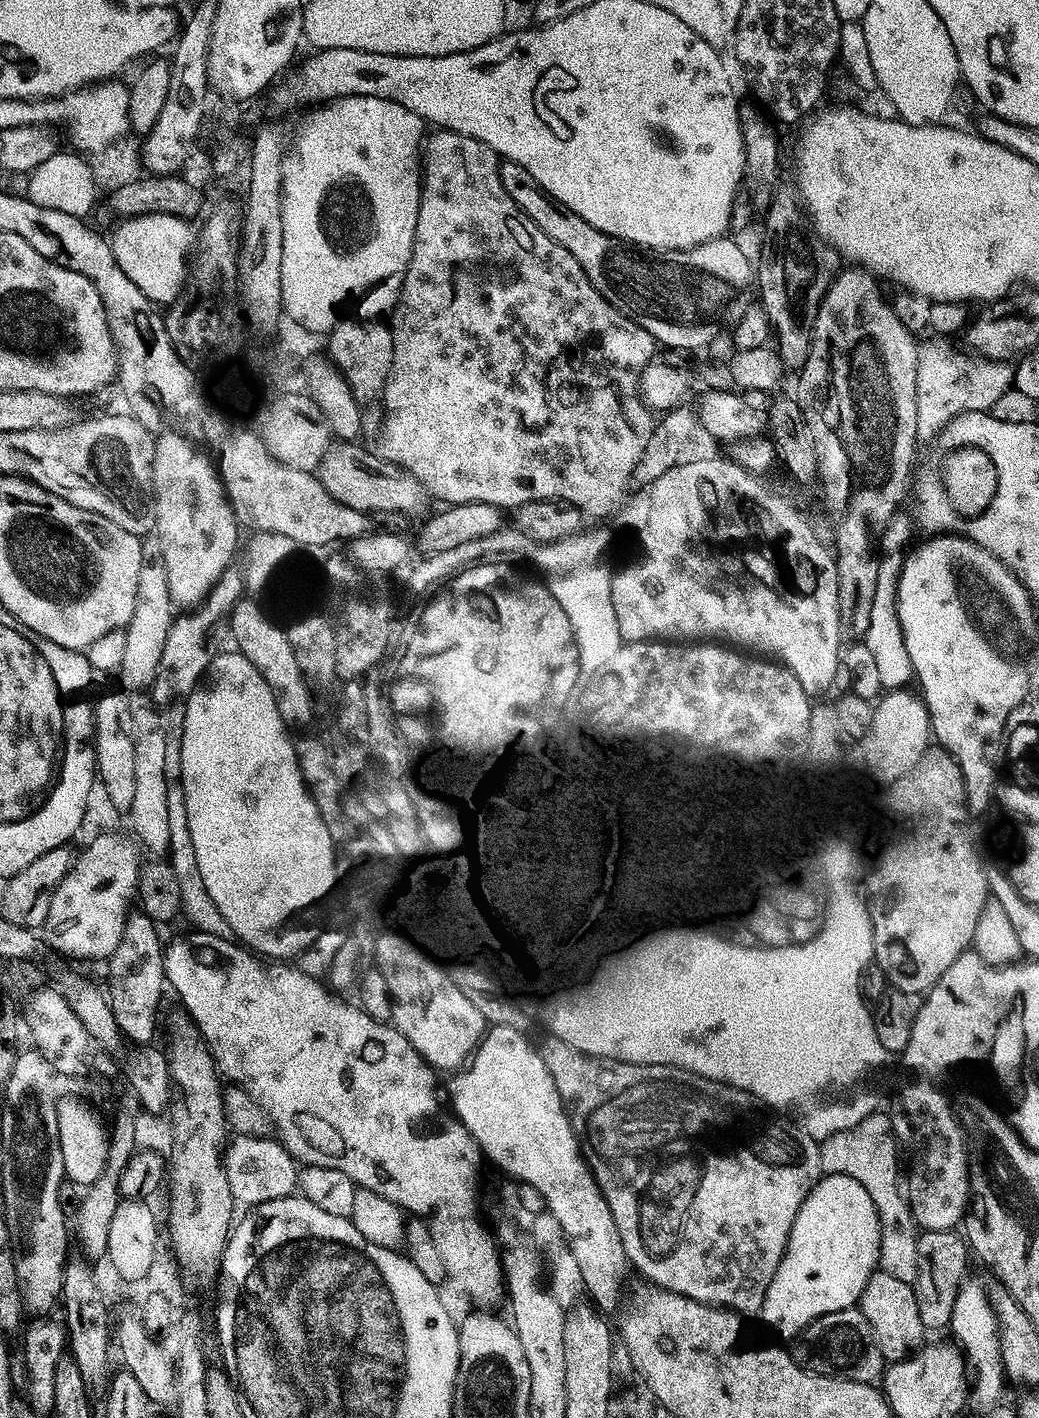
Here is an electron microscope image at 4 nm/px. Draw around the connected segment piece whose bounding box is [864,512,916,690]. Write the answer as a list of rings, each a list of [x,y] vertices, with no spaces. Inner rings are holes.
[[[900,512],[892,516],[884,531],[878,537],[878,593],[874,596],[872,607],[873,618],[865,634],[865,644],[878,665],[879,674],[885,689],[901,689],[911,683],[914,676],[910,656],[906,650],[905,640],[902,638],[900,619],[897,617],[897,588],[901,570],[904,568],[906,544],[909,542],[916,526],[913,517]]]

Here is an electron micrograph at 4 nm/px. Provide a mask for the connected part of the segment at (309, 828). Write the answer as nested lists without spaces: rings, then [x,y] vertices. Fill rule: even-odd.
[[[239,650],[224,652],[215,657],[208,668],[206,679],[187,697],[188,705],[184,708],[184,734],[180,750],[180,780],[184,793],[186,818],[190,826],[190,838],[194,842],[194,858],[198,858],[198,874],[202,874],[202,882],[206,882],[206,891],[214,898],[214,906],[226,918],[233,937],[241,945],[247,946],[253,953],[264,958],[299,957],[316,941],[318,929],[321,927],[319,904],[337,887],[336,879],[336,848],[330,838],[330,830],[326,830],[326,822],[312,797],[310,785],[304,775],[298,748],[292,745],[288,737],[289,725],[280,711],[280,703],[276,701],[276,693],[262,678],[260,671]]]

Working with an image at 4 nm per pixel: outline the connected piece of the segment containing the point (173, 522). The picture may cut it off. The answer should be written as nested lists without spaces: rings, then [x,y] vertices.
[[[173,436],[176,436],[173,440],[161,439],[156,445],[156,462],[162,481],[158,533],[166,550],[172,603],[177,609],[193,610],[208,599],[212,589],[232,568],[232,559],[238,556],[236,539],[241,529],[217,465],[213,461],[211,464],[189,437]]]

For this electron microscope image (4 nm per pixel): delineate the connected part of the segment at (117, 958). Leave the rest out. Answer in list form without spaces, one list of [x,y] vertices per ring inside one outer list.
[[[141,910],[129,913],[127,924],[123,928],[122,939],[114,954],[109,956],[108,986],[106,995],[118,1022],[120,1032],[131,1045],[145,1047],[153,1040],[156,1030],[156,1014],[162,998],[162,990],[166,988],[164,974],[164,944],[158,936],[157,925]]]

